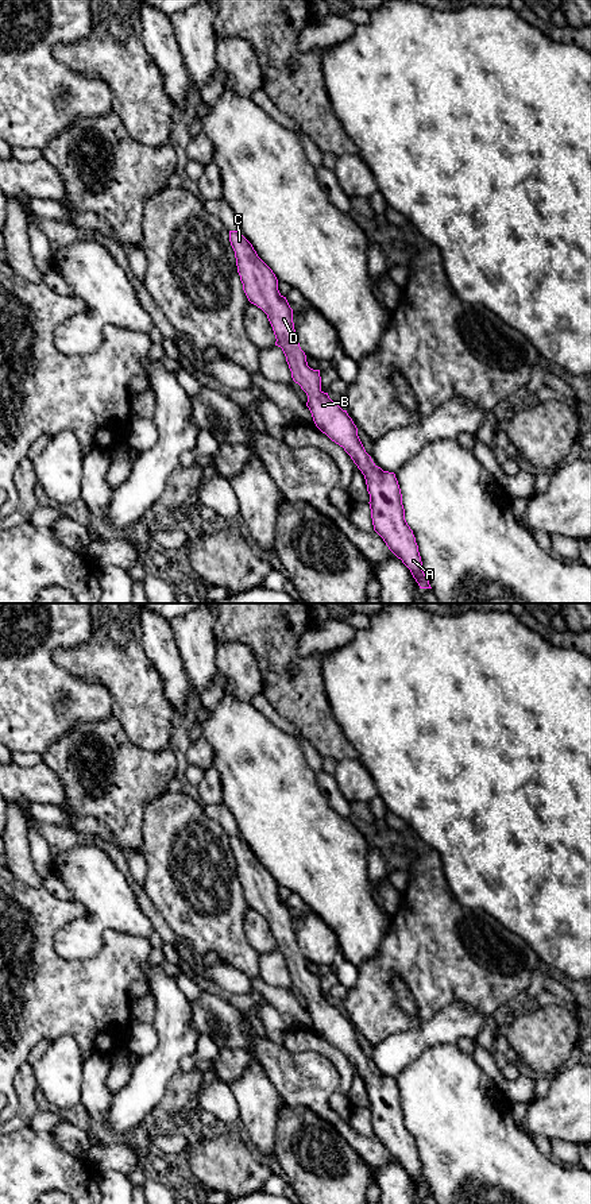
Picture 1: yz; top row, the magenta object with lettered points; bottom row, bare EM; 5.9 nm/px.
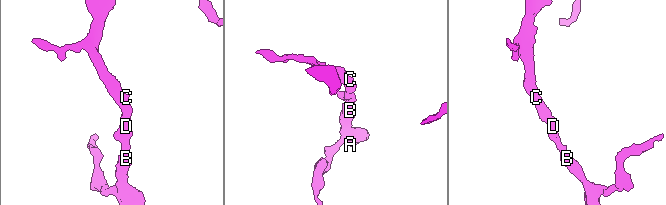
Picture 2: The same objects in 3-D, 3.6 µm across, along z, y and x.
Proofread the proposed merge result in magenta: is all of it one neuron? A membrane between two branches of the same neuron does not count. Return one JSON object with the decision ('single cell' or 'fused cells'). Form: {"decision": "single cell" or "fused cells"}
{"decision": "single cell"}

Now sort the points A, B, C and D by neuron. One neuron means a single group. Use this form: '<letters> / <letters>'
A B C D

